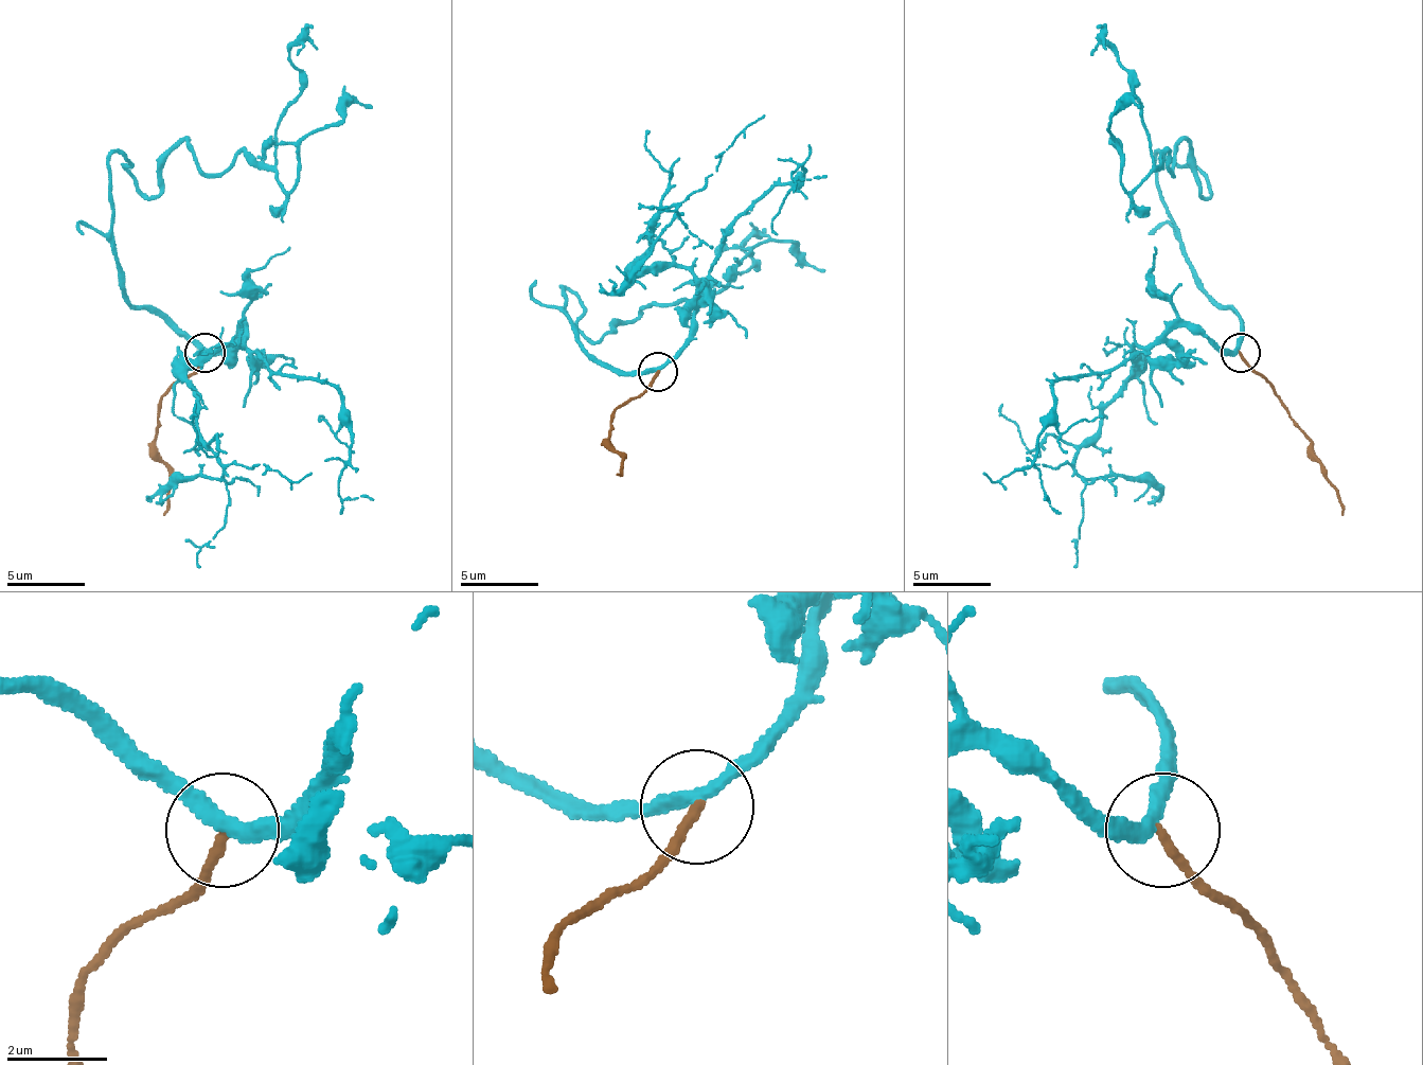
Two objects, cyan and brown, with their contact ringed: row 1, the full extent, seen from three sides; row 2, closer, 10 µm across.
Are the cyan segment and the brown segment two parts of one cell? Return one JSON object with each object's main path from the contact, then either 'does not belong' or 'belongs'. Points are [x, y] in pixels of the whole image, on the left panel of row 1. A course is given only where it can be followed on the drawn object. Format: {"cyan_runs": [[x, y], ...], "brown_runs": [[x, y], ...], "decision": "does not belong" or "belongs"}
{"cyan_runs": [[203, 353], [129, 302], [109, 157], [144, 192], [184, 141], [290, 188], [309, 132], [373, 109]], "brown_runs": [[203, 353], [160, 401], [157, 456], [169, 467], [164, 514]], "decision": "does not belong"}

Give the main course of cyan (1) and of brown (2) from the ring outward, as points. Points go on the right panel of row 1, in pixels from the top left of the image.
1: (1238, 353), (1158, 188), (1158, 153), (1210, 192), (1186, 141), (1119, 180), (1107, 121), (1139, 109)
2: (1241, 353), (1312, 444), (1312, 456), (1323, 467), (1344, 514)

